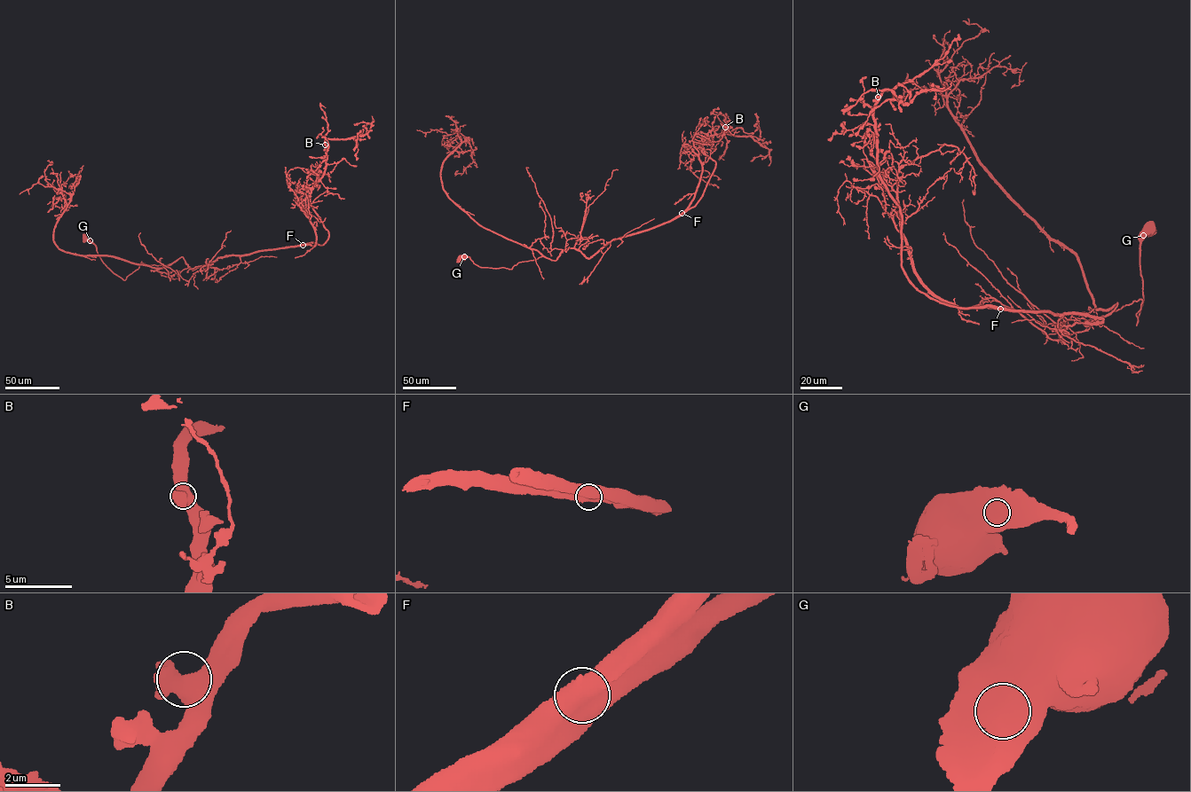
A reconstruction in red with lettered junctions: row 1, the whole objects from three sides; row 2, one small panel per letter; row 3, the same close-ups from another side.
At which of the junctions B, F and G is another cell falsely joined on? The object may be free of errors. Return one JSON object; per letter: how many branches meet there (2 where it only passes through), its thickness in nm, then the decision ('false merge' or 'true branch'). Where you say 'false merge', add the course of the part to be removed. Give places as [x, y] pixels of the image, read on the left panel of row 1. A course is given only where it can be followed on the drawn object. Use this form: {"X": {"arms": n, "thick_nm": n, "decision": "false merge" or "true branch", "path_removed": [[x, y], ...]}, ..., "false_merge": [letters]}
{"B": {"arms": 1, "thick_nm": 1000, "decision": "true branch"}, "F": {"arms": 1, "thick_nm": 1100, "decision": "true branch"}, "G": {"arms": 1, "thick_nm": 1150, "decision": "true branch"}, "false_merge": []}

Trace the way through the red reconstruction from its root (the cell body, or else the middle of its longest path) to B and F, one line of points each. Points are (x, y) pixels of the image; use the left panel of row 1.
B: (85, 239), (124, 279), (141, 262), (183, 257), (193, 270), (321, 245), (328, 231), (310, 195), (325, 145)
F: (85, 239), (106, 266), (123, 279), (141, 262), (166, 265), (183, 257), (193, 270), (218, 258), (303, 245)

